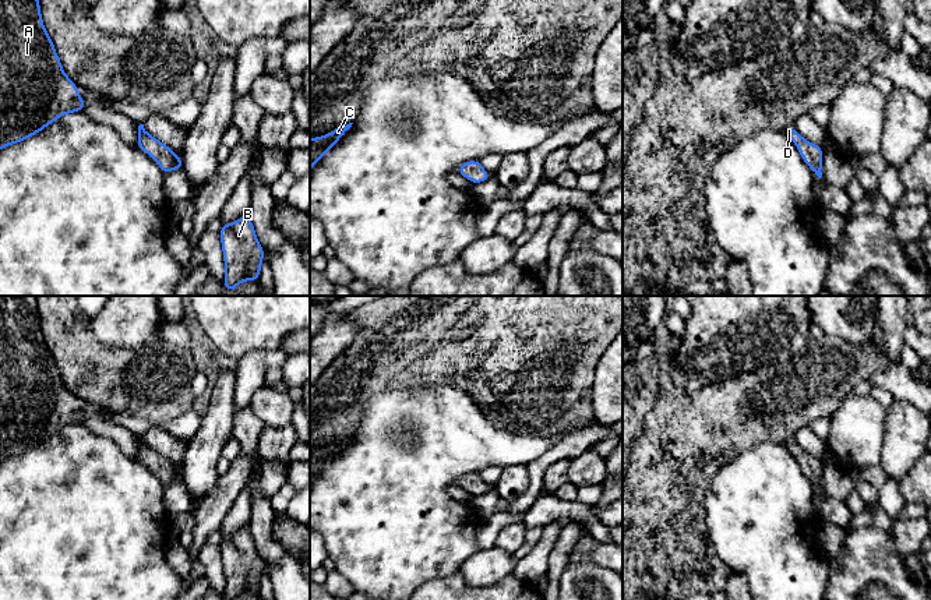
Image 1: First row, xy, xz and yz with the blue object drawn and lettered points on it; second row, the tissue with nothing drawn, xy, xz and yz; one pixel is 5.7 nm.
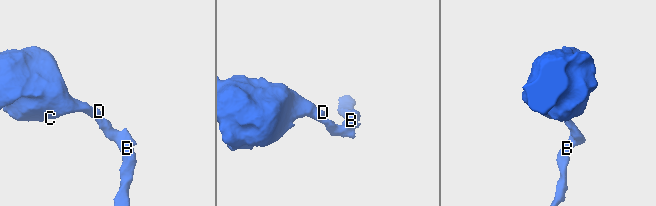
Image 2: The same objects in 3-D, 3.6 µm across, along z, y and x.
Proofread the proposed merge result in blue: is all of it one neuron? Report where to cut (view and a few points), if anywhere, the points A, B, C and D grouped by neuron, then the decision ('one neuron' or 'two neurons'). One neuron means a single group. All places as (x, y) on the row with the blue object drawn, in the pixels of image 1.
no cut | A B C D | one neuron

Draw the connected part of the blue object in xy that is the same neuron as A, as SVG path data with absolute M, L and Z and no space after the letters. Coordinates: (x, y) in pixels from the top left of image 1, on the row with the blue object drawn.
M0 0L0 149L84 106L43 27L39 1Z

